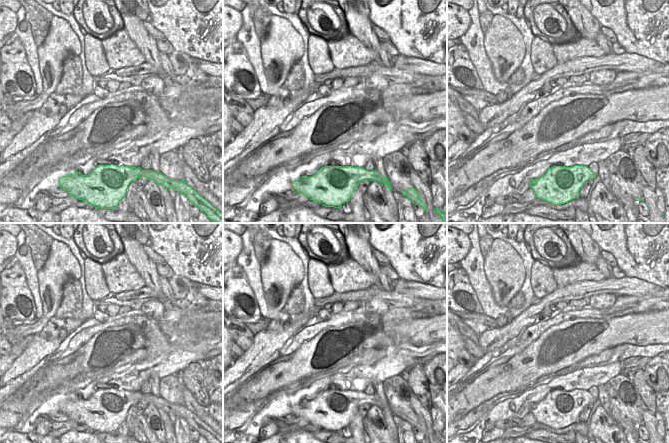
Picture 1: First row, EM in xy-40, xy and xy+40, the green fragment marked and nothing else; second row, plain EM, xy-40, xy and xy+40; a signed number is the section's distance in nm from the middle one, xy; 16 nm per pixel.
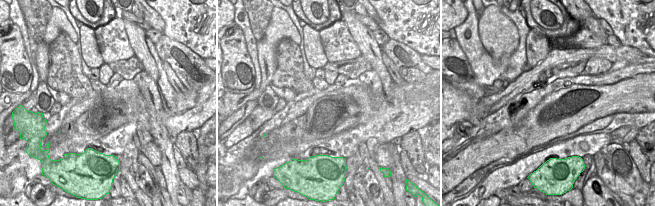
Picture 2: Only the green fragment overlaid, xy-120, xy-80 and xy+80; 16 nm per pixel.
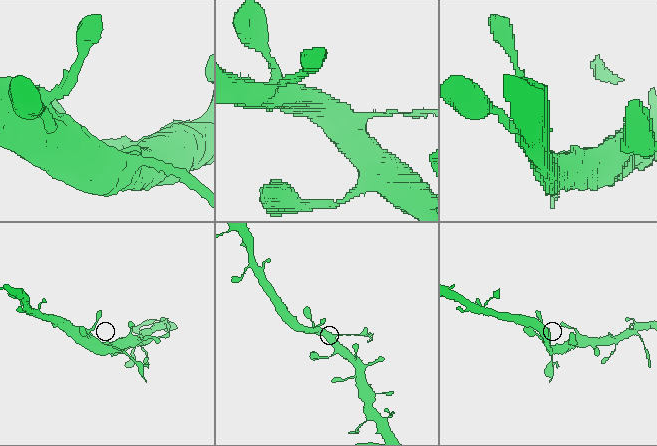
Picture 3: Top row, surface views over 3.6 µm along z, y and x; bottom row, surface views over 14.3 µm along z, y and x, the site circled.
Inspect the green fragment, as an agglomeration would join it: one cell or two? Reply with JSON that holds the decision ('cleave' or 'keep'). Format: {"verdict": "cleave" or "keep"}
{"verdict": "cleave"}

